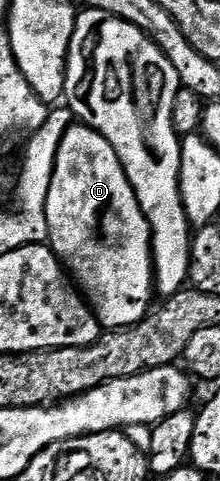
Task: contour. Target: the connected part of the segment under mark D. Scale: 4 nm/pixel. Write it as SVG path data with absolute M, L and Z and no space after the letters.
M74 123L66 135L62 135L44 219L48 222L47 244L52 246L61 265L78 282L78 288L91 307L92 314L100 320L105 330L129 329L148 316L154 298L152 228L148 226L146 215L126 179L114 147L89 125Z

